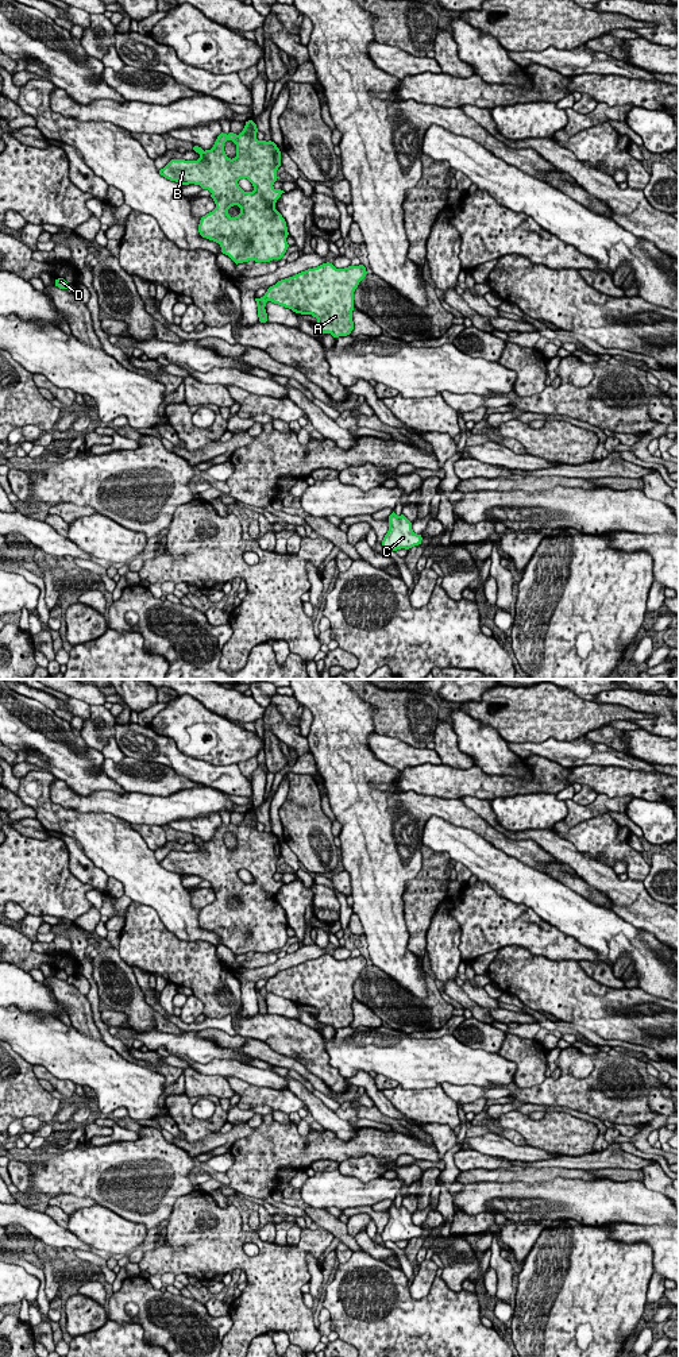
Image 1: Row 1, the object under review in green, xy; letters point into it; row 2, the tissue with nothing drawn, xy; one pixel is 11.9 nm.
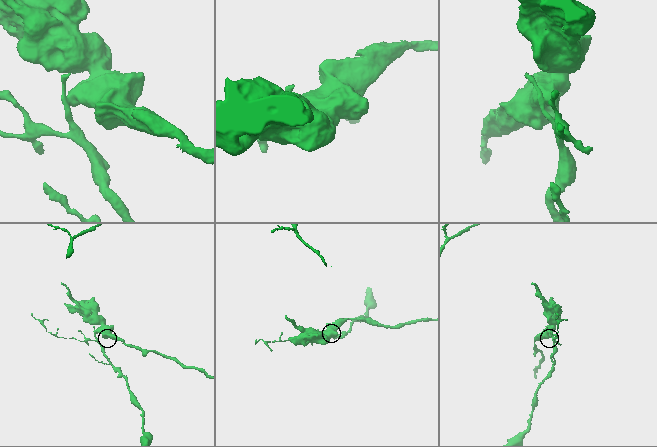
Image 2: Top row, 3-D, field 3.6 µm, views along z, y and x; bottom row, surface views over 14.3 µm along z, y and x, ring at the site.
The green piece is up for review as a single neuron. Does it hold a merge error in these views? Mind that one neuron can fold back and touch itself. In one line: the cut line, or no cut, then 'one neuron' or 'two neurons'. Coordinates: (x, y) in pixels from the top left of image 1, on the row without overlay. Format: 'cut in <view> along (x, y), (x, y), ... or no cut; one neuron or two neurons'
cut in xy along (259, 990), (263, 998); two neurons

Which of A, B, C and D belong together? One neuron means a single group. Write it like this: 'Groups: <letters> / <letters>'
Groups: A B / C D

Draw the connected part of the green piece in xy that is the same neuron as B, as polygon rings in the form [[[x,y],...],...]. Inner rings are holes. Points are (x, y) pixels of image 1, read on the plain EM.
[[[252,811],[246,813],[243,822],[236,826],[234,824],[220,825],[211,841],[202,841],[194,837],[193,841],[200,845],[197,852],[171,851],[159,866],[170,872],[175,872],[181,876],[200,876],[202,880],[208,880],[212,886],[216,899],[201,909],[198,915],[198,924],[202,929],[213,932],[220,936],[221,944],[228,947],[236,956],[255,952],[255,953],[270,953],[273,951],[281,951],[286,944],[289,936],[286,929],[289,926],[286,913],[282,906],[275,901],[275,894],[285,884],[281,880],[275,880],[273,876],[277,872],[277,861],[281,857],[281,843],[277,836],[271,832],[256,830],[256,816]],[[232,832],[236,836],[236,848],[228,849],[224,843],[224,834]],[[247,870],[252,878],[252,883],[244,883],[238,872]]]

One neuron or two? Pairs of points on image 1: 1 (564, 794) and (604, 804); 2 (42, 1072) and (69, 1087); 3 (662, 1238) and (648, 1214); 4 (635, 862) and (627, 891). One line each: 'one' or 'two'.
1: two
2: one
3: two
4: two

